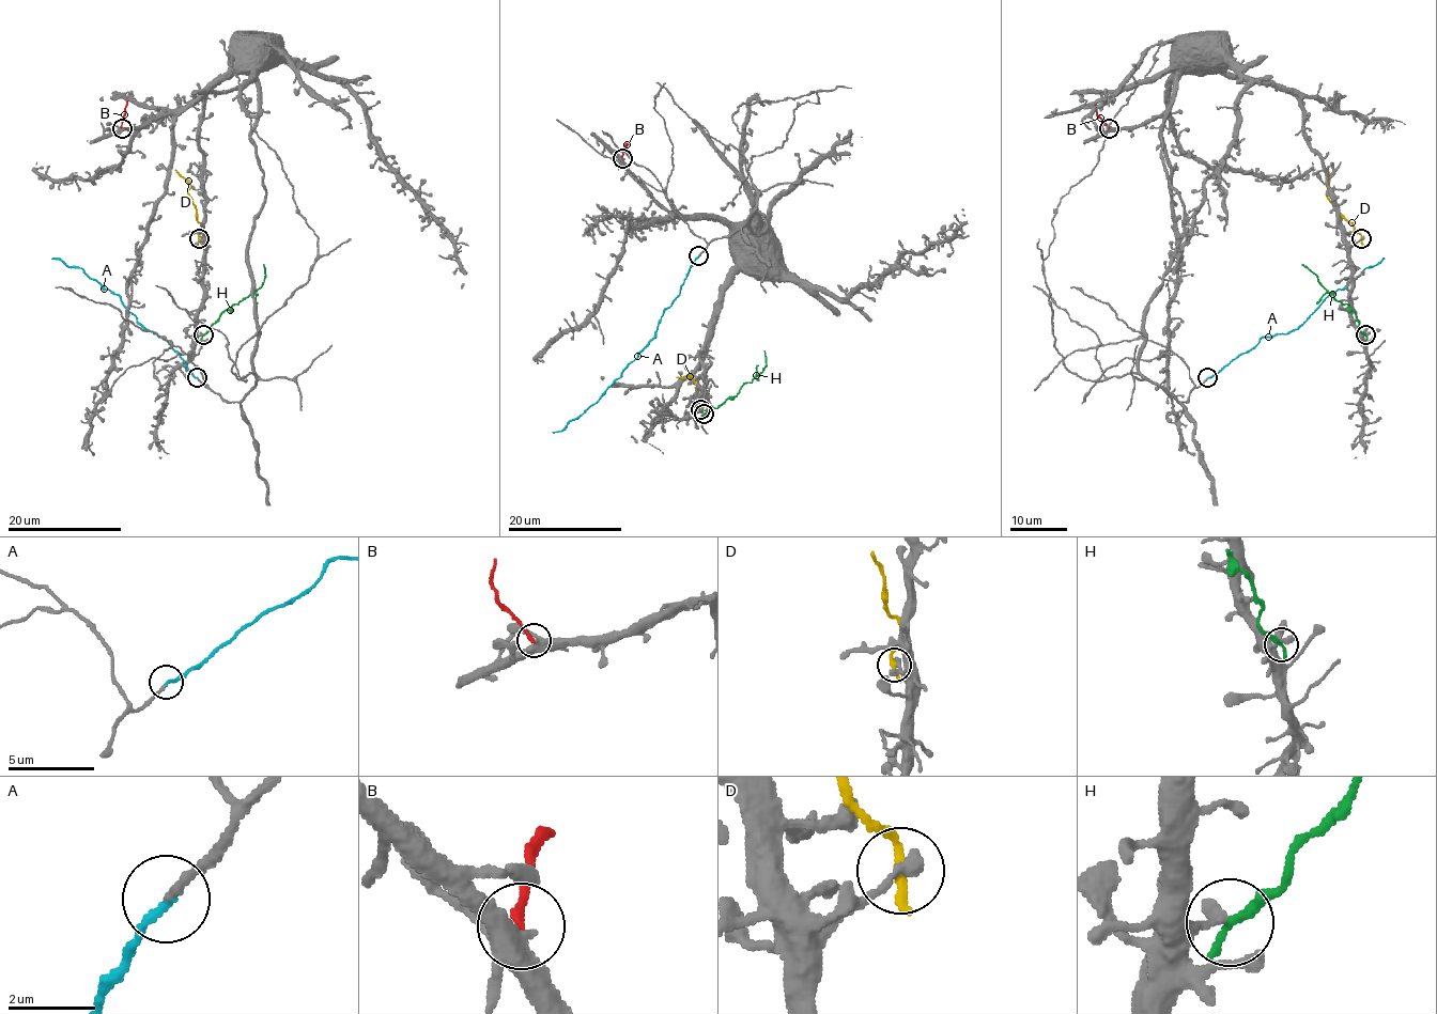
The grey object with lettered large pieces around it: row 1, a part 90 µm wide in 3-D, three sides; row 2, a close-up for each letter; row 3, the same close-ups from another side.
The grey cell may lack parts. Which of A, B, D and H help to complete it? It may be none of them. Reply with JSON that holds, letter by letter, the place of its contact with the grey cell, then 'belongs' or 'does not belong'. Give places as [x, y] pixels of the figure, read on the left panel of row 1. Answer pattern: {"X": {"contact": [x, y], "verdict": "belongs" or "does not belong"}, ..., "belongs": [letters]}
{"A": {"contact": [197, 377], "verdict": "belongs"}, "B": {"contact": [122, 128], "verdict": "does not belong"}, "D": {"contact": [199, 238], "verdict": "does not belong"}, "H": {"contact": [203, 334], "verdict": "does not belong"}, "belongs": ["A"]}

